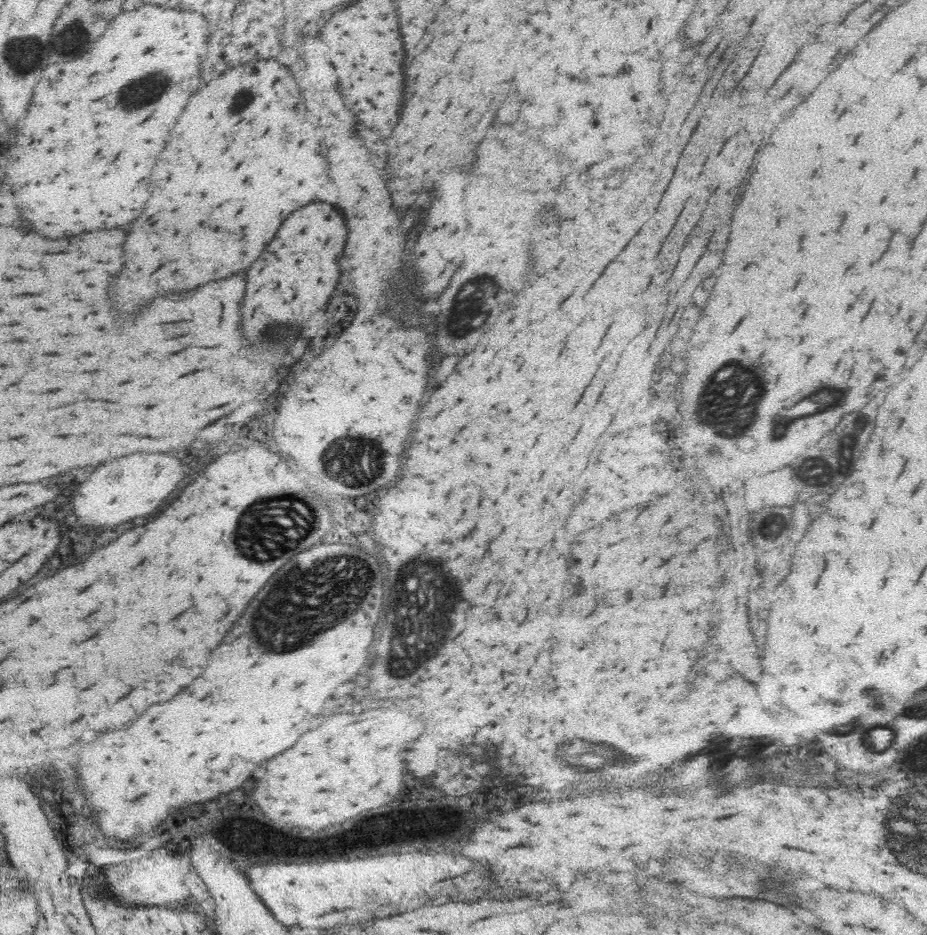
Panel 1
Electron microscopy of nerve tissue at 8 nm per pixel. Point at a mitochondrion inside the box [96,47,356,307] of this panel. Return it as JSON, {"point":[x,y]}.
{"point":[143,91]}

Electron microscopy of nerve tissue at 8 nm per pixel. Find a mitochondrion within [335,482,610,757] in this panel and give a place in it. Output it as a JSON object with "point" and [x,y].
{"point":[421,608]}

